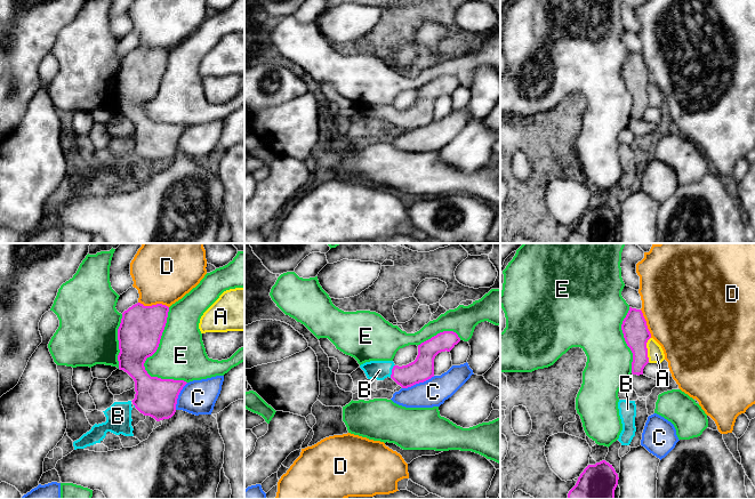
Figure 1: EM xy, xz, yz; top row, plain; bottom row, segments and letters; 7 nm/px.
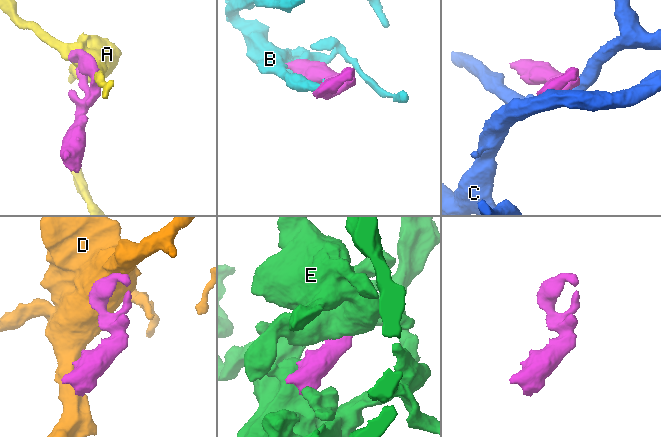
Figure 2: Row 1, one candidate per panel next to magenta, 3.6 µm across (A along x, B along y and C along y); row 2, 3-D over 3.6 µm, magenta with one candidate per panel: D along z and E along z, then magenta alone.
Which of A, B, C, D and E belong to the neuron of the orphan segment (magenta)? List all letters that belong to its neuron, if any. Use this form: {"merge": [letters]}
{"merge": ["B"]}

